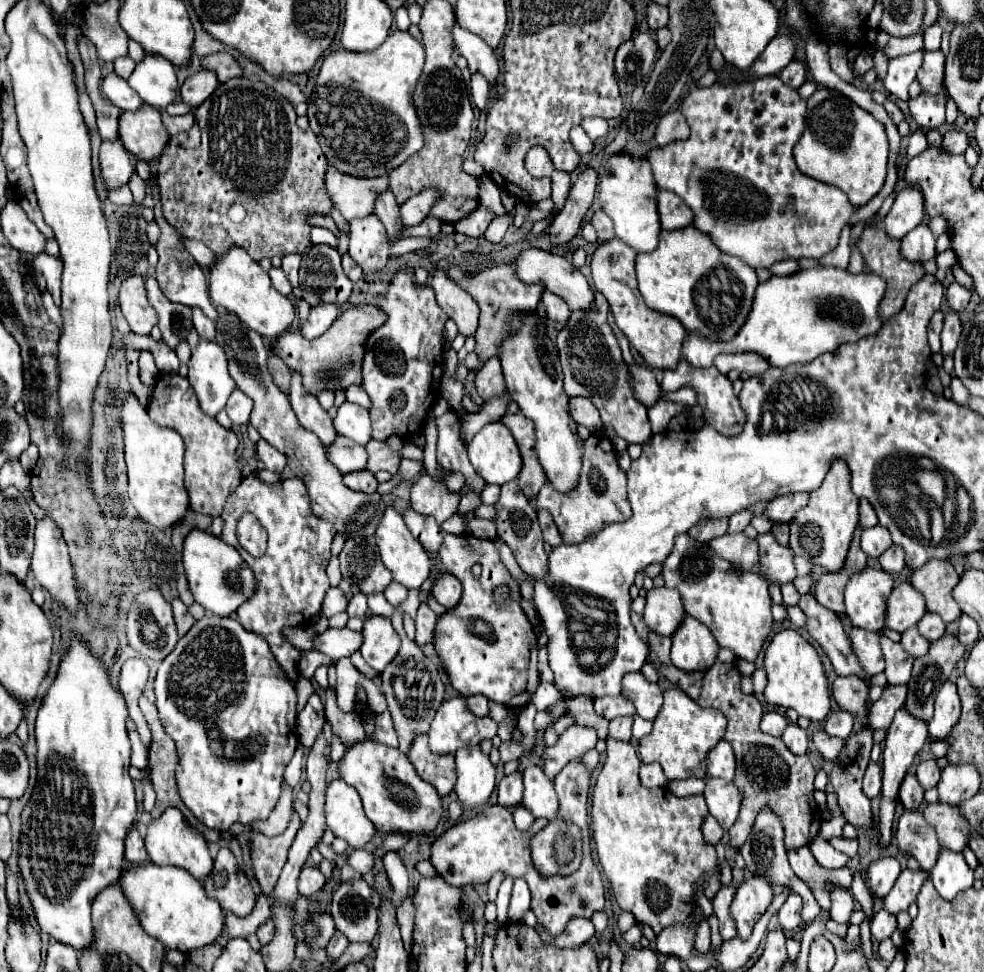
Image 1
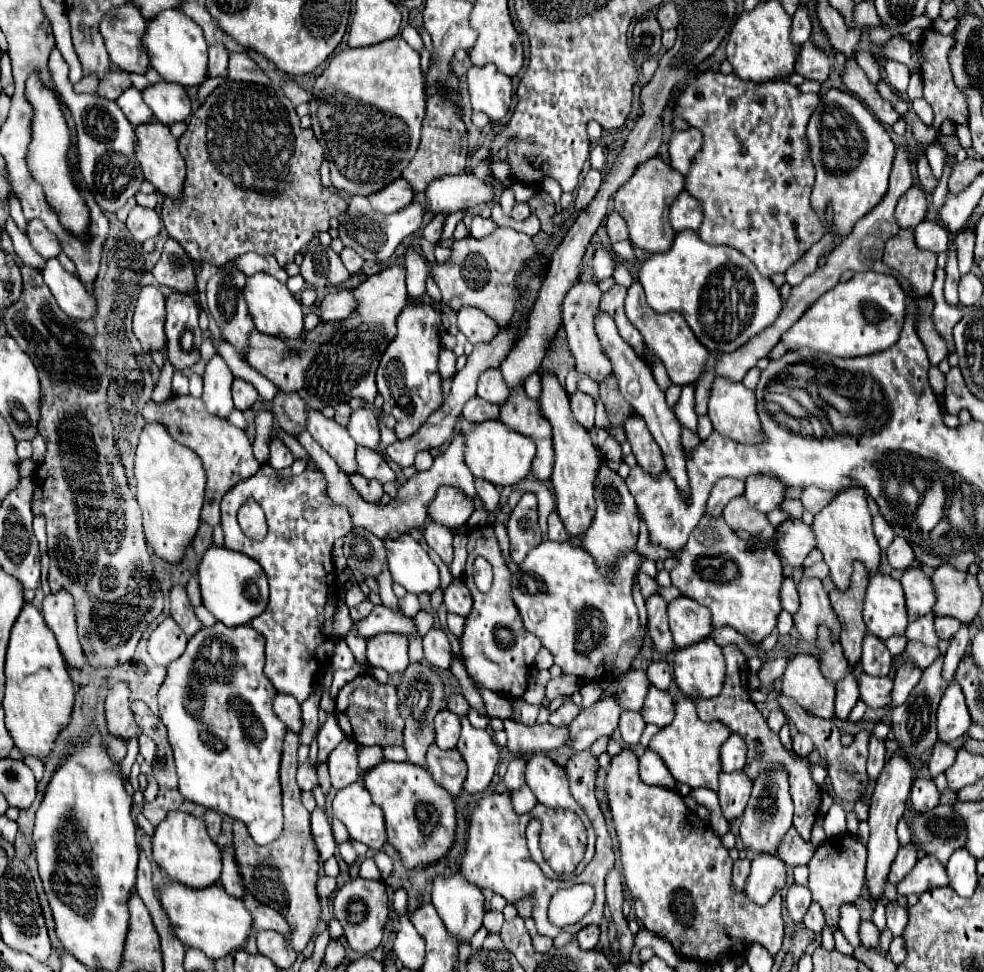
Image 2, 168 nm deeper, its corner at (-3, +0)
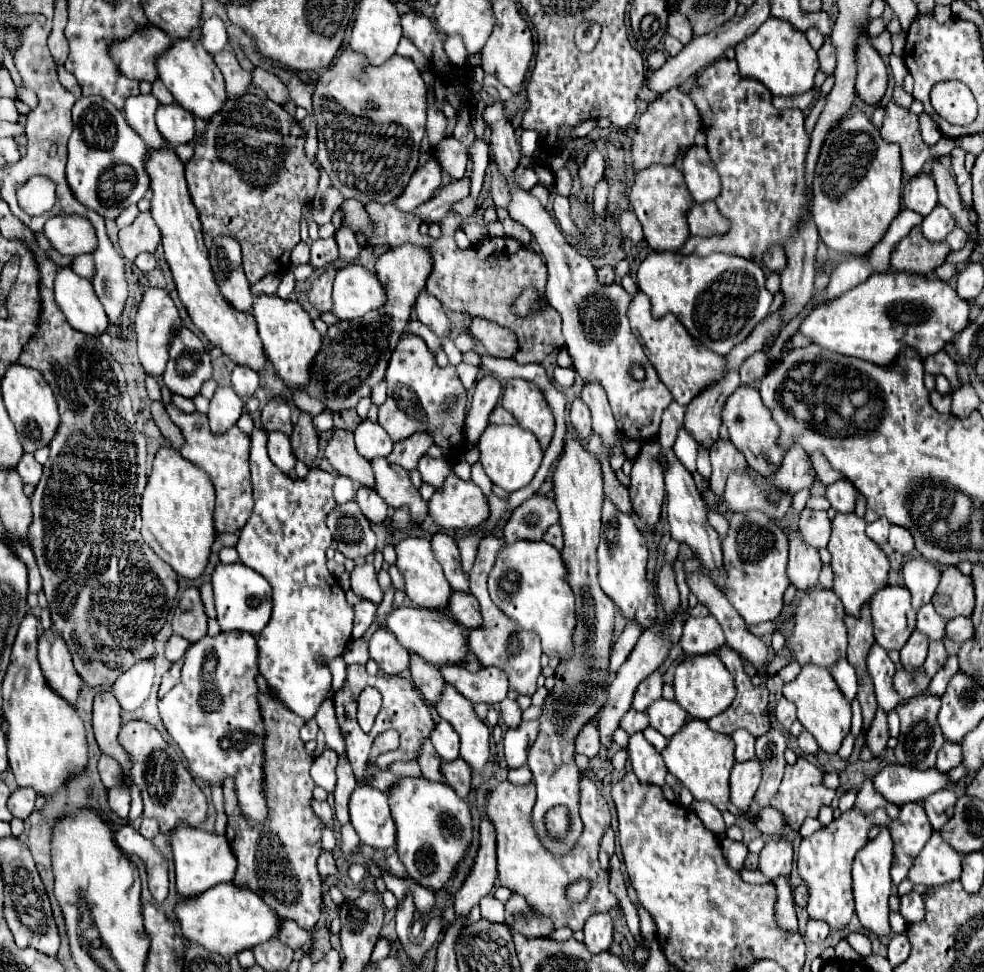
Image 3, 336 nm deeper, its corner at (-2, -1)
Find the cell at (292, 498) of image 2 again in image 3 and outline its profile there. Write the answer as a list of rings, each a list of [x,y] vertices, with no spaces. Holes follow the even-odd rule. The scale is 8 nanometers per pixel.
[[[254,428],[254,432],[250,434],[250,438],[252,438],[252,450],[250,450],[250,470],[252,470],[252,486],[254,486],[254,502],[256,502],[256,506],[254,506],[254,514],[250,516],[250,520],[248,520],[248,524],[240,530],[240,538],[238,538],[238,544],[236,544],[236,550],[238,550],[238,556],[240,556],[240,562],[242,564],[246,564],[248,568],[252,568],[252,570],[256,570],[258,574],[262,574],[266,580],[268,580],[268,584],[272,586],[272,618],[270,618],[270,622],[264,626],[264,630],[258,634],[258,666],[260,666],[260,674],[266,678],[266,682],[268,682],[268,686],[270,686],[270,690],[294,712],[294,714],[298,714],[300,718],[304,718],[304,720],[310,720],[314,714],[316,714],[316,710],[318,710],[318,706],[322,704],[322,700],[324,700],[324,694],[326,694],[326,690],[330,688],[330,684],[332,684],[332,674],[330,674],[330,668],[328,668],[328,660],[332,660],[332,658],[336,658],[338,654],[342,654],[344,652],[344,648],[346,648],[346,644],[350,642],[350,638],[352,638],[352,618],[354,618],[354,612],[352,612],[352,606],[348,606],[346,604],[346,598],[344,598],[344,590],[342,590],[342,586],[338,584],[338,580],[328,572],[328,568],[326,568],[326,548],[330,546],[330,542],[332,542],[332,536],[330,536],[330,530],[328,530],[328,526],[326,526],[326,516],[332,512],[332,508],[336,506],[336,502],[334,502],[334,498],[332,498],[332,486],[334,486],[334,476],[332,474],[328,474],[328,472],[324,472],[322,468],[310,468],[310,472],[308,472],[308,476],[304,478],[304,480],[300,480],[300,478],[296,478],[296,480],[292,480],[292,478],[288,478],[284,472],[280,472],[274,464],[272,464],[272,460],[270,460],[270,456],[268,456],[268,452],[266,452],[266,432],[262,430],[262,428]],[[318,658],[322,658],[324,660],[324,664],[320,664],[318,662]]]

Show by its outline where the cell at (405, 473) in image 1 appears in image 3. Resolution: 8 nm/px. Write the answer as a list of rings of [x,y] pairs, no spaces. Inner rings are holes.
[[[422,456],[418,462],[418,470],[422,474],[422,480],[432,484],[434,488],[442,488],[442,482],[446,480],[446,476],[452,472],[446,464],[446,460],[436,460],[432,456]]]

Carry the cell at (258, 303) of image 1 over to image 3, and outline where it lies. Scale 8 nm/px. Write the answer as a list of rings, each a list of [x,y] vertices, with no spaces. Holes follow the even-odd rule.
[[[260,294],[254,298],[252,316],[258,324],[258,334],[260,334],[264,352],[270,358],[276,374],[286,382],[286,386],[302,388],[302,384],[306,384],[310,378],[310,364],[316,358],[322,344],[322,336],[312,326],[308,312],[298,302],[284,300],[276,294],[272,296]]]

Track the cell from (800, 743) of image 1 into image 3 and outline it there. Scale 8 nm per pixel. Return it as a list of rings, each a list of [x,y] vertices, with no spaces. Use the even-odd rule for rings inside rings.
[[[802,730],[802,734],[798,736],[798,748],[804,752],[804,754],[816,754],[818,752],[818,742],[814,740],[814,736],[810,736],[810,732]]]

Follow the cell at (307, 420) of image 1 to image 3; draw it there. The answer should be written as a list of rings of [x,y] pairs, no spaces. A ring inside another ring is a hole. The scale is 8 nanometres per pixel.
[[[334,428],[324,454],[336,472],[340,472],[342,476],[348,476],[364,486],[374,488],[374,474],[372,474],[370,462],[358,454],[352,432]]]

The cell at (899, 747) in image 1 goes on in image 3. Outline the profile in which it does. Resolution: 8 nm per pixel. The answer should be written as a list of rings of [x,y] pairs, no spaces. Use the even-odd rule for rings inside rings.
[[[886,826],[880,828],[880,834],[870,840],[854,860],[854,870],[852,870],[852,888],[854,888],[854,900],[856,900],[856,914],[860,918],[860,924],[874,932],[876,936],[886,936],[890,934],[888,926],[888,898],[890,898],[890,866],[892,866],[892,836]]]

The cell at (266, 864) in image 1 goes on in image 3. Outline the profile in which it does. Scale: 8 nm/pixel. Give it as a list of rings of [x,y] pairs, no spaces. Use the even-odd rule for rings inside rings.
[[[260,692],[258,700],[266,726],[264,784],[270,822],[264,828],[250,828],[240,814],[234,782],[224,782],[224,812],[228,816],[226,838],[238,860],[236,876],[232,882],[258,894],[280,918],[292,918],[300,928],[312,930],[320,918],[322,908],[322,878],[316,870],[316,860],[322,852],[320,820],[310,808],[314,790],[310,764],[314,756],[308,756],[304,752],[304,742],[300,740],[300,728],[304,726],[304,720],[292,714],[292,710],[288,710],[282,702],[278,702],[272,692]]]

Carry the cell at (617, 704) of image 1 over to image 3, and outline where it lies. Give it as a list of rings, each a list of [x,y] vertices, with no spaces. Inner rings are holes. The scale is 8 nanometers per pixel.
[[[652,672],[646,680],[642,680],[642,684],[638,686],[638,692],[634,694],[634,702],[632,708],[642,712],[646,710],[654,700],[658,700],[662,696],[662,676],[660,672]]]

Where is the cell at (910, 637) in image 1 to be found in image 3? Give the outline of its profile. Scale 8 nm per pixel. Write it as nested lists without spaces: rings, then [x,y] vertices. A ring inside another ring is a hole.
[[[926,604],[918,610],[918,620],[916,620],[916,630],[926,634],[930,640],[942,640],[944,636],[944,626],[946,620],[934,610],[932,604]]]

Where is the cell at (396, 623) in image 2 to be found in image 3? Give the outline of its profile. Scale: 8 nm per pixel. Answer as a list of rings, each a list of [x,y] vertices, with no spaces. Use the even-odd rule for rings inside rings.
[[[402,606],[392,610],[392,614],[386,620],[386,628],[398,638],[398,642],[408,648],[410,652],[418,652],[426,662],[430,664],[458,664],[464,654],[468,652],[466,636],[462,634],[460,624],[450,616],[436,610],[426,608],[414,608],[414,606]]]

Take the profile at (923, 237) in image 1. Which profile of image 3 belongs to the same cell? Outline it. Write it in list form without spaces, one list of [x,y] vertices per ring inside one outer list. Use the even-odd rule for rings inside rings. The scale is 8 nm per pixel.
[[[938,204],[938,206],[924,218],[924,222],[922,222],[920,226],[922,226],[922,234],[926,236],[926,240],[930,240],[930,242],[944,242],[946,236],[952,232],[952,228],[954,228],[956,224],[954,224],[952,214],[950,214],[944,206]]]

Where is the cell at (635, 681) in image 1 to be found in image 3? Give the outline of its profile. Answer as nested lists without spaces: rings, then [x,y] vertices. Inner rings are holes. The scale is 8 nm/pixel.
[[[660,698],[654,704],[650,704],[646,714],[650,716],[650,726],[666,738],[672,738],[686,722],[686,712],[674,700]]]

